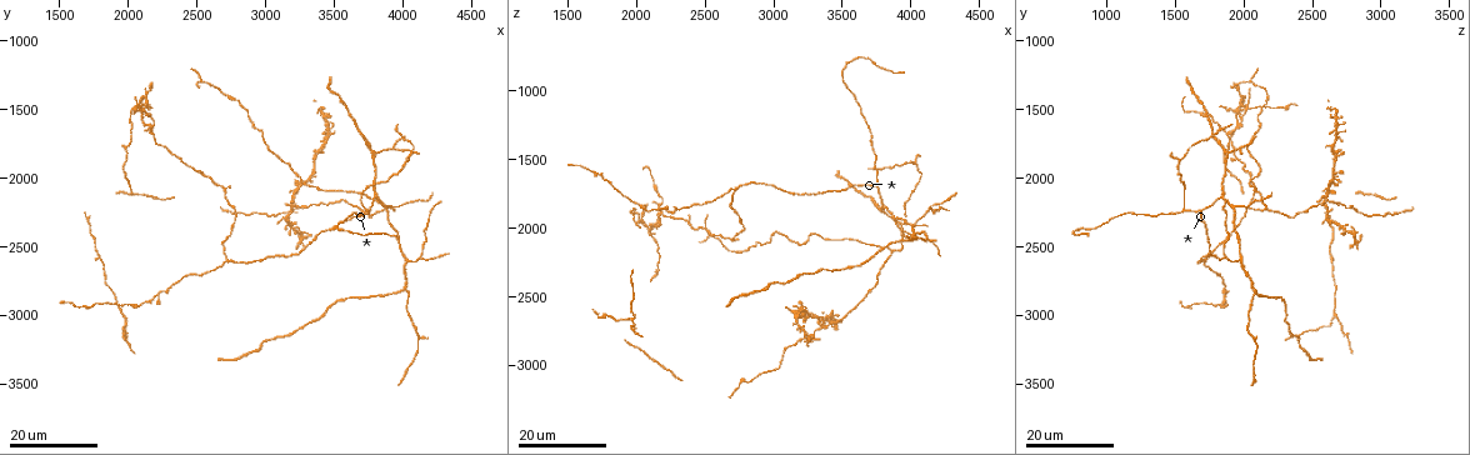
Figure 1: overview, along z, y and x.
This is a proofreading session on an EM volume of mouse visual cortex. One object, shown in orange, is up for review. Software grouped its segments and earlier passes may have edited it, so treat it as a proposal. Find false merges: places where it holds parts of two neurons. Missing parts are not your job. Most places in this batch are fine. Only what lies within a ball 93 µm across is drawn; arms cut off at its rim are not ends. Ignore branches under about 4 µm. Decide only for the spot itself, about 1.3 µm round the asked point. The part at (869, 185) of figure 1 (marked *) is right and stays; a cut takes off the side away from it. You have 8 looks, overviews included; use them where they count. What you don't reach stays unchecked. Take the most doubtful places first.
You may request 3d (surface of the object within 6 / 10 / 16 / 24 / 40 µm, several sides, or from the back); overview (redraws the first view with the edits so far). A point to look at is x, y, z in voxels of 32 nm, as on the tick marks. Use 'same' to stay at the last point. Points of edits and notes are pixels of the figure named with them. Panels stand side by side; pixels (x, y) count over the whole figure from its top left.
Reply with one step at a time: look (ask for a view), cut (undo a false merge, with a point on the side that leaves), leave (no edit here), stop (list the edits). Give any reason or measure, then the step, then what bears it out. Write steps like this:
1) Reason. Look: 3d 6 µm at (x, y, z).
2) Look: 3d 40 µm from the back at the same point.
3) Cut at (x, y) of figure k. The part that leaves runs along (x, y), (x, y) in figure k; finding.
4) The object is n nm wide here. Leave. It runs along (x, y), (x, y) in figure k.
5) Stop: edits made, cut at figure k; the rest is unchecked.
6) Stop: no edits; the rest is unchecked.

Look: 3d 24 µm at (3800, 1820, 1900).

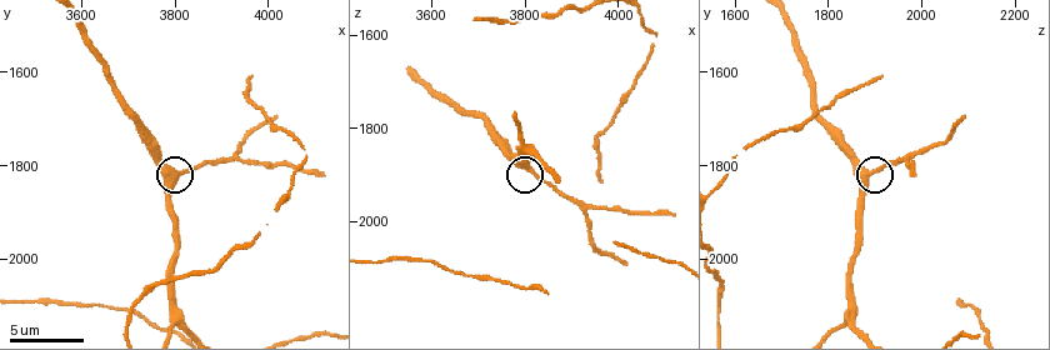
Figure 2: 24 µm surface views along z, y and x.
Look: 3d 6 µm at (3805, 1820, 1890).

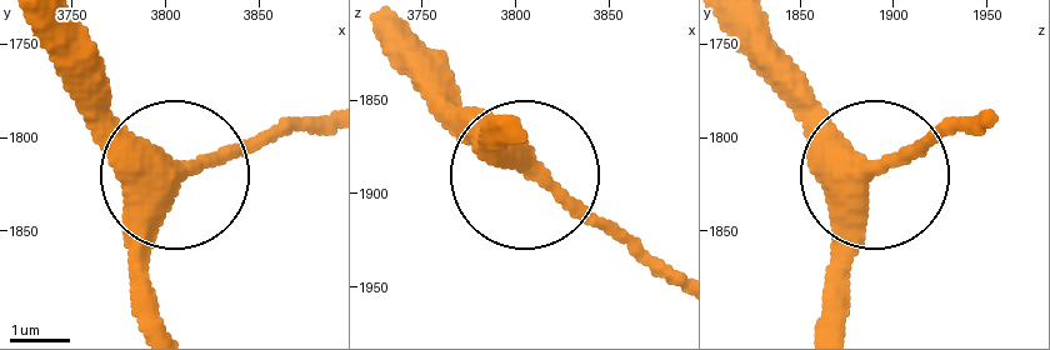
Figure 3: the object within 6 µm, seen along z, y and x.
Look: 3d 6 µm from the back at (3806, 1818, 1888).

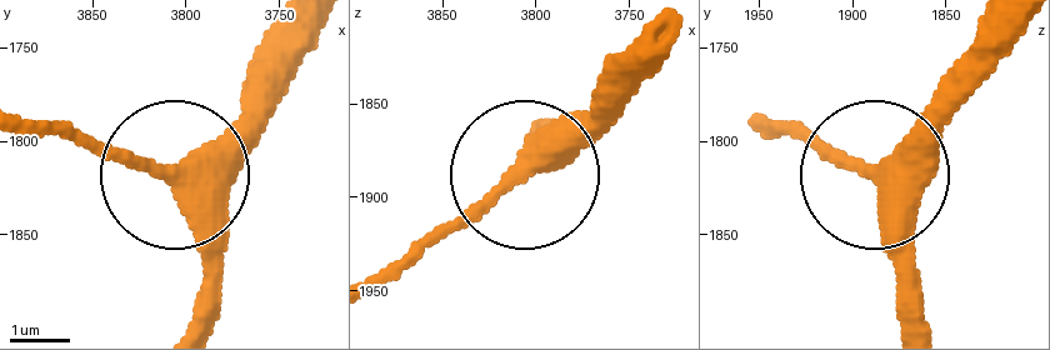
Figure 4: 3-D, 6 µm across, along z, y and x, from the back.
The object is 370 nm wide here. Leave. It runs along (190, 320), (200, 215), (185, 185), (41, 126) in figure 4; continuous, no second neuron.

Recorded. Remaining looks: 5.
Arms part here. Look: 3d 24 µm at (3940, 2220, 2020).

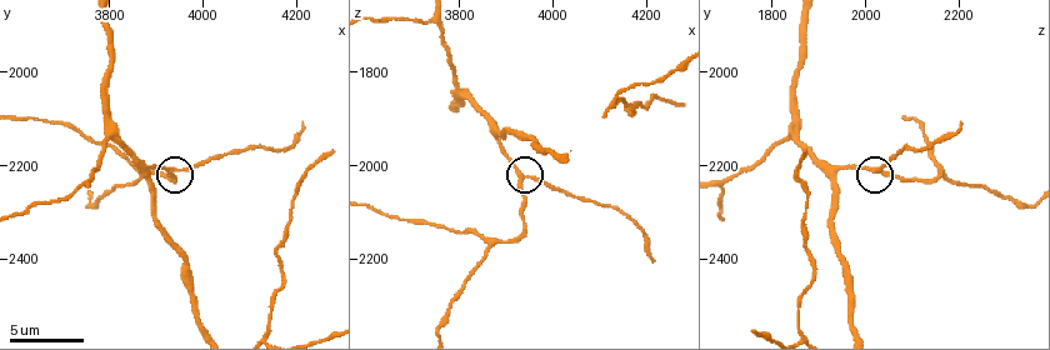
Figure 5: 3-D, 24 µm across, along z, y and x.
Look: 3d 6 µm at (3945, 2205, 2020).

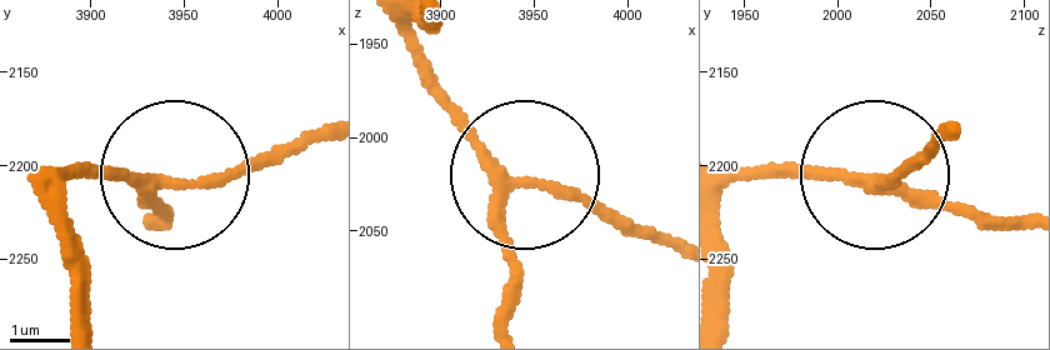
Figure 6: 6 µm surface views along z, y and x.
Look: 3d 6 µm from the back at (3940, 2208, 2024).

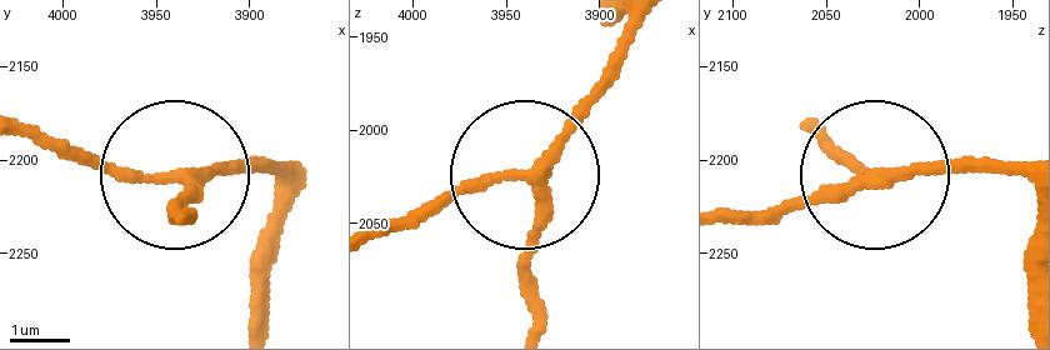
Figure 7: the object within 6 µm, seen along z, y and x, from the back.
3 arms meet here. Leave. It runs along (291, 160), (123, 175), (33, 140) in figure 7; one neuron here.

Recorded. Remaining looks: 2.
Side arm on a straight run. Look: 3d 24 µm at (2180, 1680, 1880).

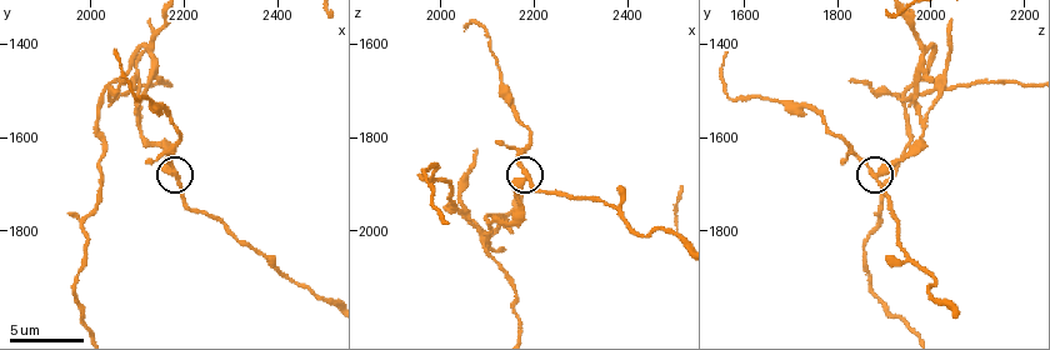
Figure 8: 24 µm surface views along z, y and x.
Look: 3d 6 µm at (2180, 1680, 1875).

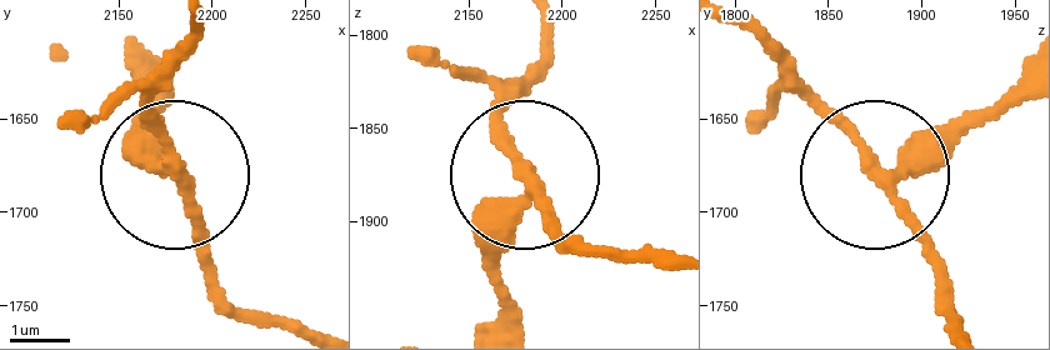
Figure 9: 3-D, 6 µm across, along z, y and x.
The object is 290 nm wide here. Cut at (499, 274) of figure 9. A second neuron is stuck on.

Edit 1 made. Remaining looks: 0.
Stop: edits made, cut at figure 9; the rest is unchecked.

